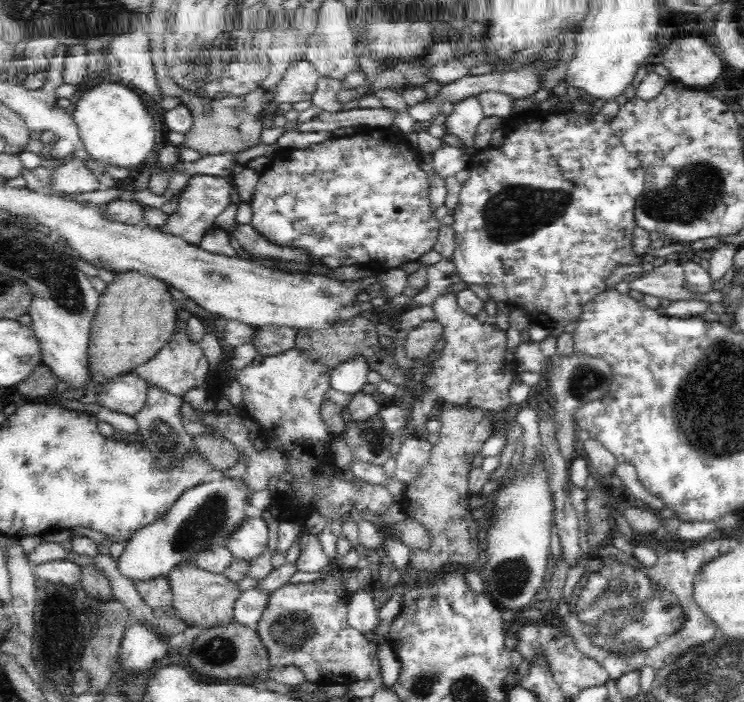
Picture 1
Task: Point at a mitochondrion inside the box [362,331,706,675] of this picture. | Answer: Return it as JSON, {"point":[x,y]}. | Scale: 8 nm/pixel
{"point":[623,610]}

